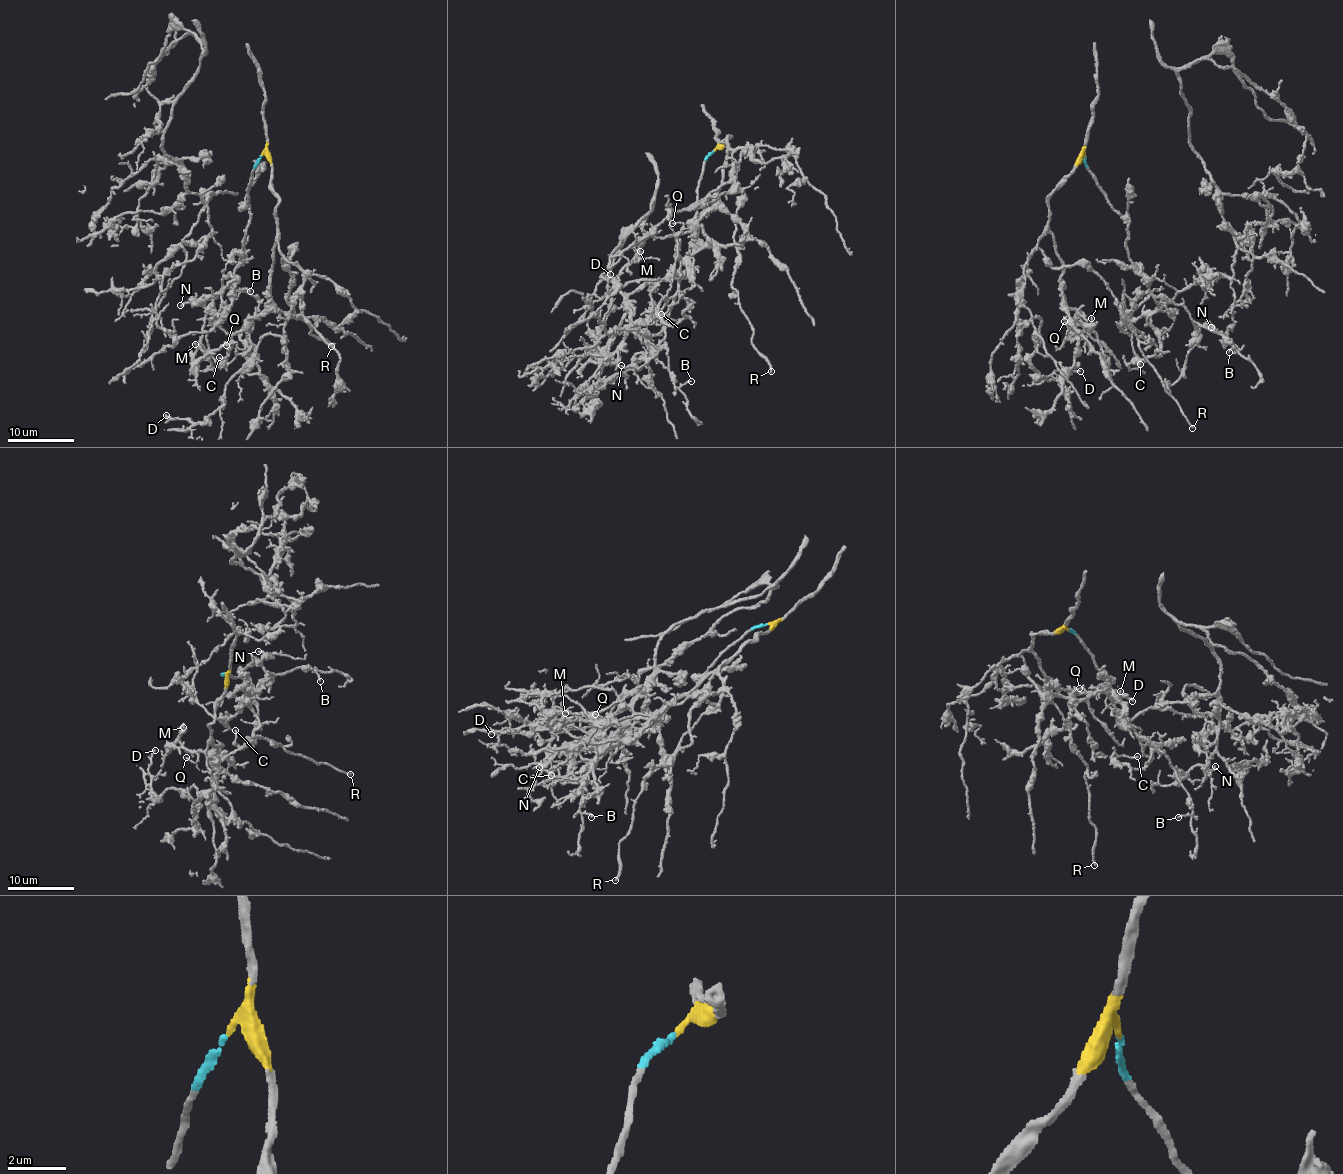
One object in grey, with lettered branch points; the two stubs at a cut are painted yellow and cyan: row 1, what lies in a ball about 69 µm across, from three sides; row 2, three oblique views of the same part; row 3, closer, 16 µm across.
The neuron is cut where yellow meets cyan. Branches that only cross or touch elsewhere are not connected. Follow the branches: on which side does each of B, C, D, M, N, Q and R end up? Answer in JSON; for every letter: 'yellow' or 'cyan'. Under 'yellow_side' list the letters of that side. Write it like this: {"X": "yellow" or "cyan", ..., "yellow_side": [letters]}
{"B": "cyan", "C": "cyan", "D": "yellow", "M": "yellow", "N": "cyan", "Q": "yellow", "R": "yellow", "yellow_side": ["D", "M", "Q", "R"]}

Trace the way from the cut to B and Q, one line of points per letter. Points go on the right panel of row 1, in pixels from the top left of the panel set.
B: (1084, 157), (1100, 190), (1126, 224), (1128, 259), (1149, 291), (1222, 333), (1235, 349), (1228, 353)
Q: (1084, 157), (1049, 202), (1049, 232), (1062, 265), (1062, 303), (1076, 311), (1078, 319), (1067, 326), (1064, 321)

